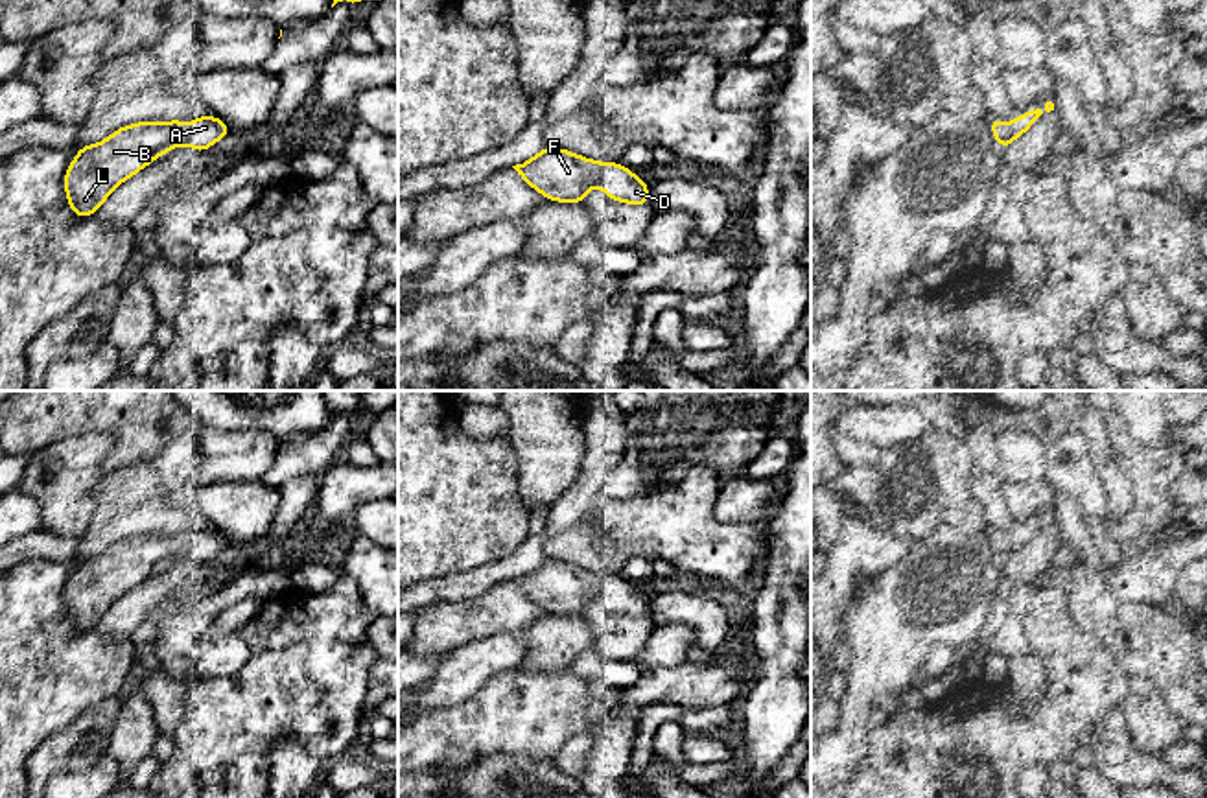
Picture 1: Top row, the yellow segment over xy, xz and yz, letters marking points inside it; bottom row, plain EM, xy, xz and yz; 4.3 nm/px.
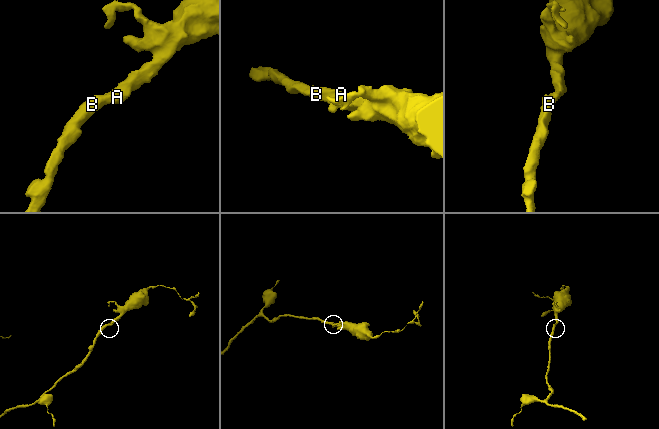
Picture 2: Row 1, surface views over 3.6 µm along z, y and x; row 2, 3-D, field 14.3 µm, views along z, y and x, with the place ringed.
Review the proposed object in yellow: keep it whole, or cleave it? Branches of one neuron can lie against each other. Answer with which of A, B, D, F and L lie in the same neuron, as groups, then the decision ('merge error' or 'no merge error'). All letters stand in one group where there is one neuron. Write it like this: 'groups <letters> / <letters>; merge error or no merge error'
groups A B D F L; no merge error

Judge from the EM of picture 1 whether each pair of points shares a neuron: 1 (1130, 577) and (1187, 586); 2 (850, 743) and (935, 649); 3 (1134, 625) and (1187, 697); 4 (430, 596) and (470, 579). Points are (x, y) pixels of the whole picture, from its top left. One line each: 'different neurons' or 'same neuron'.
1: different neurons
2: same neuron
3: same neuron
4: same neuron

